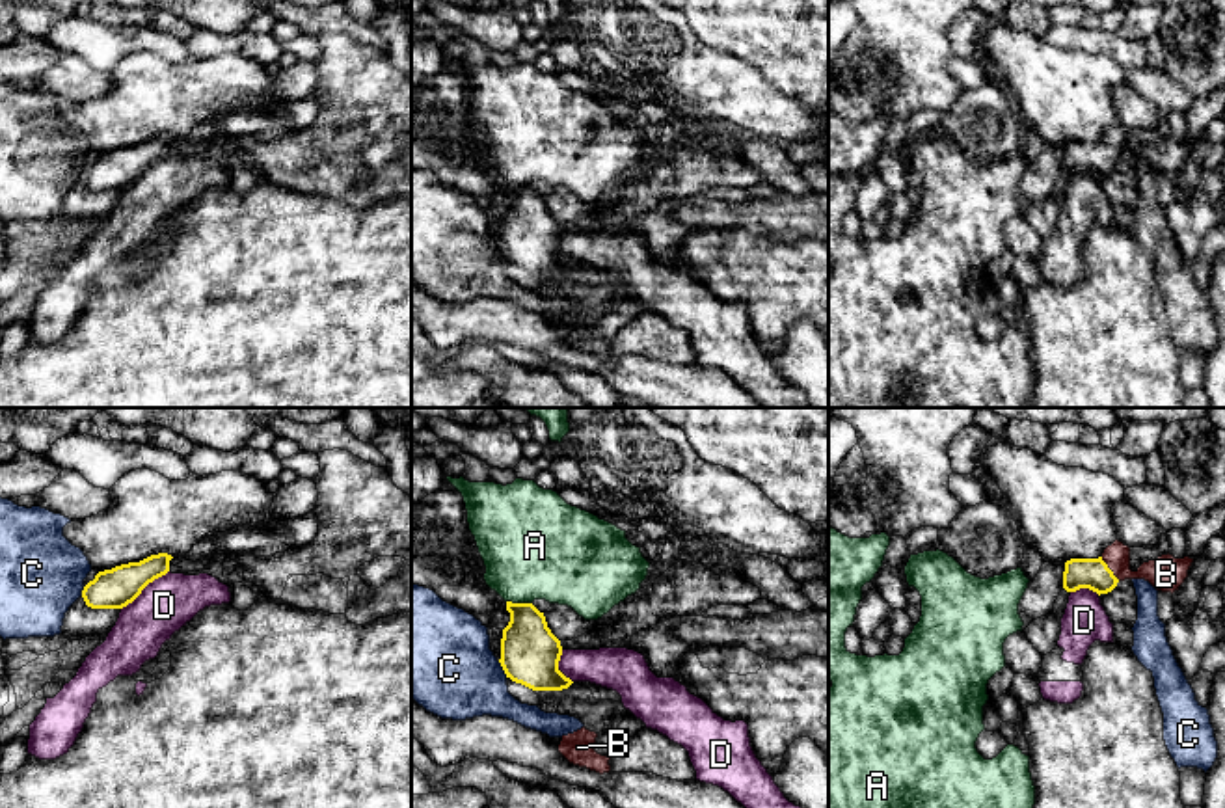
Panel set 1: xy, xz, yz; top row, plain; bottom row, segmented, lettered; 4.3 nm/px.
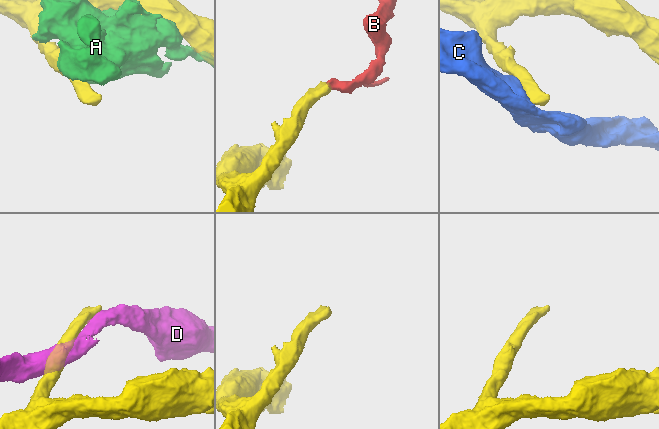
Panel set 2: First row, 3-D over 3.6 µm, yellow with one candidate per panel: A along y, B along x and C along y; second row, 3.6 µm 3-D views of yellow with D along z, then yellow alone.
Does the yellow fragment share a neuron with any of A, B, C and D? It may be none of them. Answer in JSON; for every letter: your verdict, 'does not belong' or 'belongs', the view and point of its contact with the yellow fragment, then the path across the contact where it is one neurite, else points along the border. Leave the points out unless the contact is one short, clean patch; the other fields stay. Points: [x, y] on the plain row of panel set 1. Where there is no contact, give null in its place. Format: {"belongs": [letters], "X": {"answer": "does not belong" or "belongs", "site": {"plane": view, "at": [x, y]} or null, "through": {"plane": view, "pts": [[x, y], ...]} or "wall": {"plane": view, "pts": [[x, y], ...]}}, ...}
{"belongs": ["B"], "A": {"answer": "does not belong", "site": {"plane": "xz", "at": [520, 187]}}, "B": {"answer": "belongs", "site": {"plane": "yz", "at": [1108, 151]}, "through": {"plane": "yz", "pts": [[1093, 157], [1108, 151], [1127, 157], [1166, 157]]}}, "C": {"answer": "does not belong", "site": {"plane": "xz", "at": [503, 252]}}, "D": {"answer": "does not belong", "site": {"plane": "xy", "at": [144, 170]}}}

